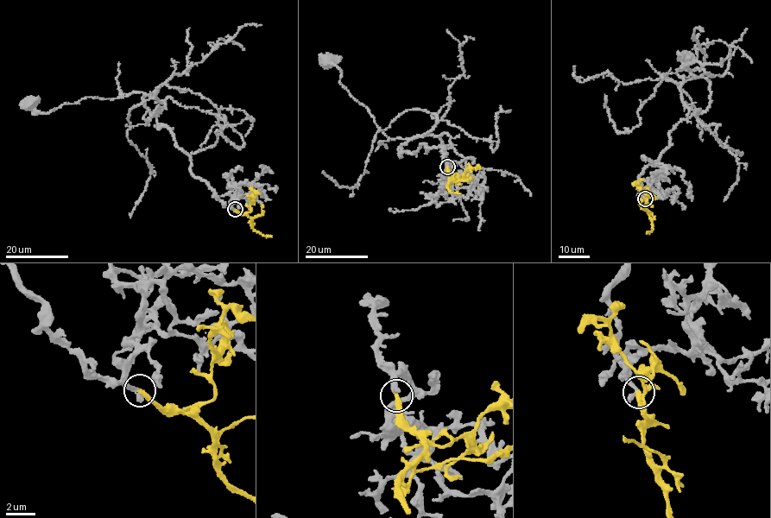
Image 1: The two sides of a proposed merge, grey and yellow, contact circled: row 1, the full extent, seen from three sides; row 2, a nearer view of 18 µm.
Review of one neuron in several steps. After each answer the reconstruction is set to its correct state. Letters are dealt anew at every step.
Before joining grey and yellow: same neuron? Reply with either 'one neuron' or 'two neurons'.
one neuron

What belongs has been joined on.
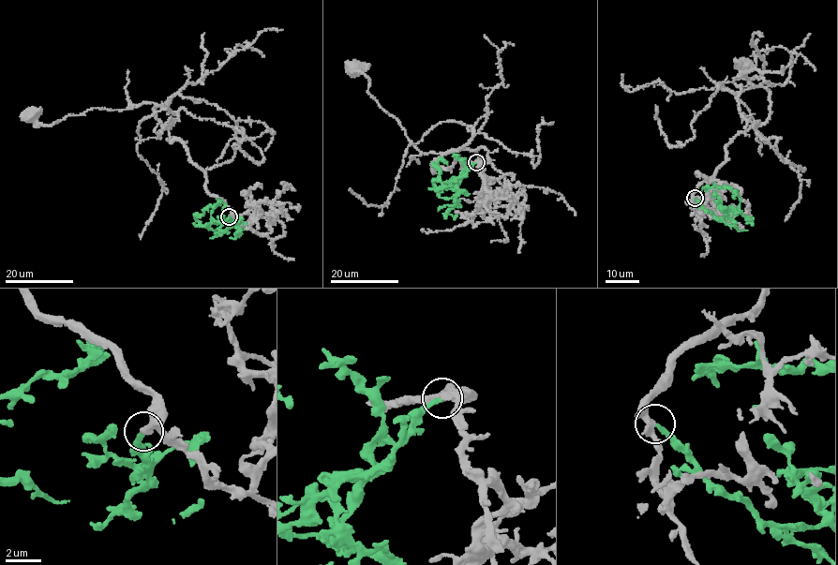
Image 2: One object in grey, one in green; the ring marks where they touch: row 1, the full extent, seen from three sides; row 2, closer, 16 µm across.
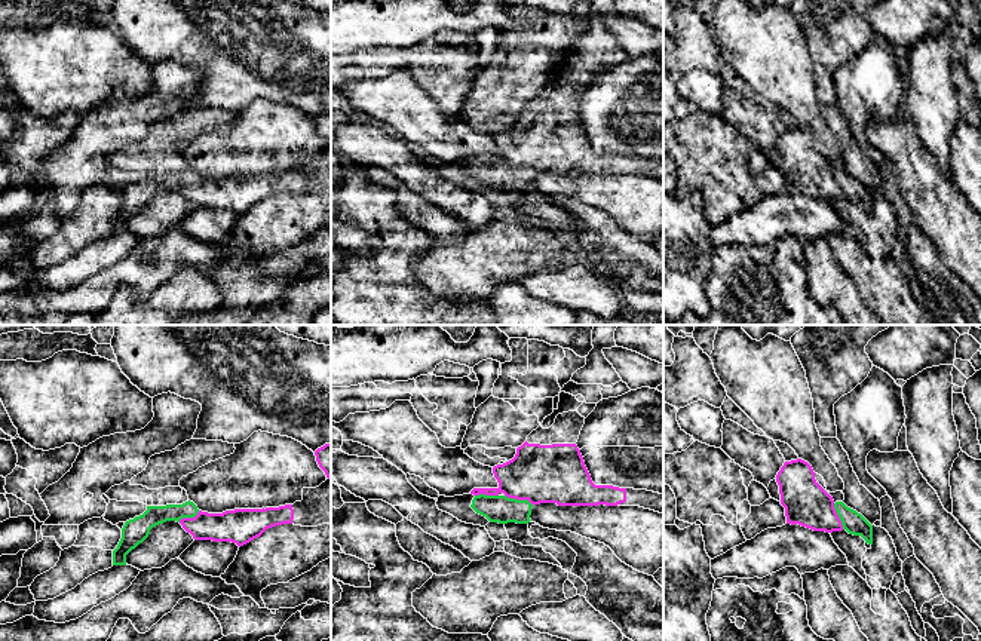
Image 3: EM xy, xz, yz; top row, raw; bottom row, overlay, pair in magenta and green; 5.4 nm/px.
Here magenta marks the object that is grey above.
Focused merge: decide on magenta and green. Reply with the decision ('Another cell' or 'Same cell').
Same cell

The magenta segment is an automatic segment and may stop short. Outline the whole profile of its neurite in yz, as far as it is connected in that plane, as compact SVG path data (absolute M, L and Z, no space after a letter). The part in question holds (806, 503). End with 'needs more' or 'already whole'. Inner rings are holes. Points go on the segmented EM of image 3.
M801 458L785 461L776 475L776 482L787 524L825 533L846 530L873 545L873 525L843 502L834 502L816 482L807 461Z; needs more

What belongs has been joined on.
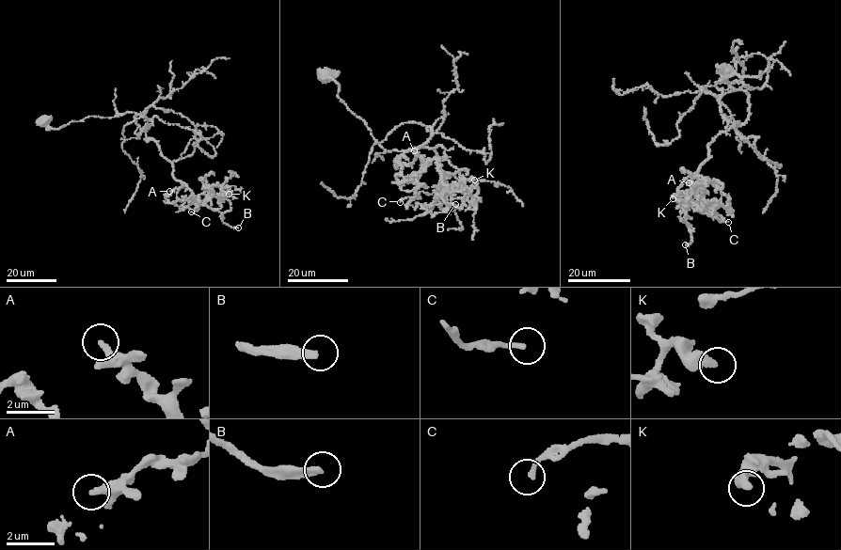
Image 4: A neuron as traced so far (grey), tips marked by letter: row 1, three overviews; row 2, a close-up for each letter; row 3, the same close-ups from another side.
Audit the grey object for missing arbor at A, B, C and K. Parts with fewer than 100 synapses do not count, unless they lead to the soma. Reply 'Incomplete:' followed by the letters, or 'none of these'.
Incomplete: B

